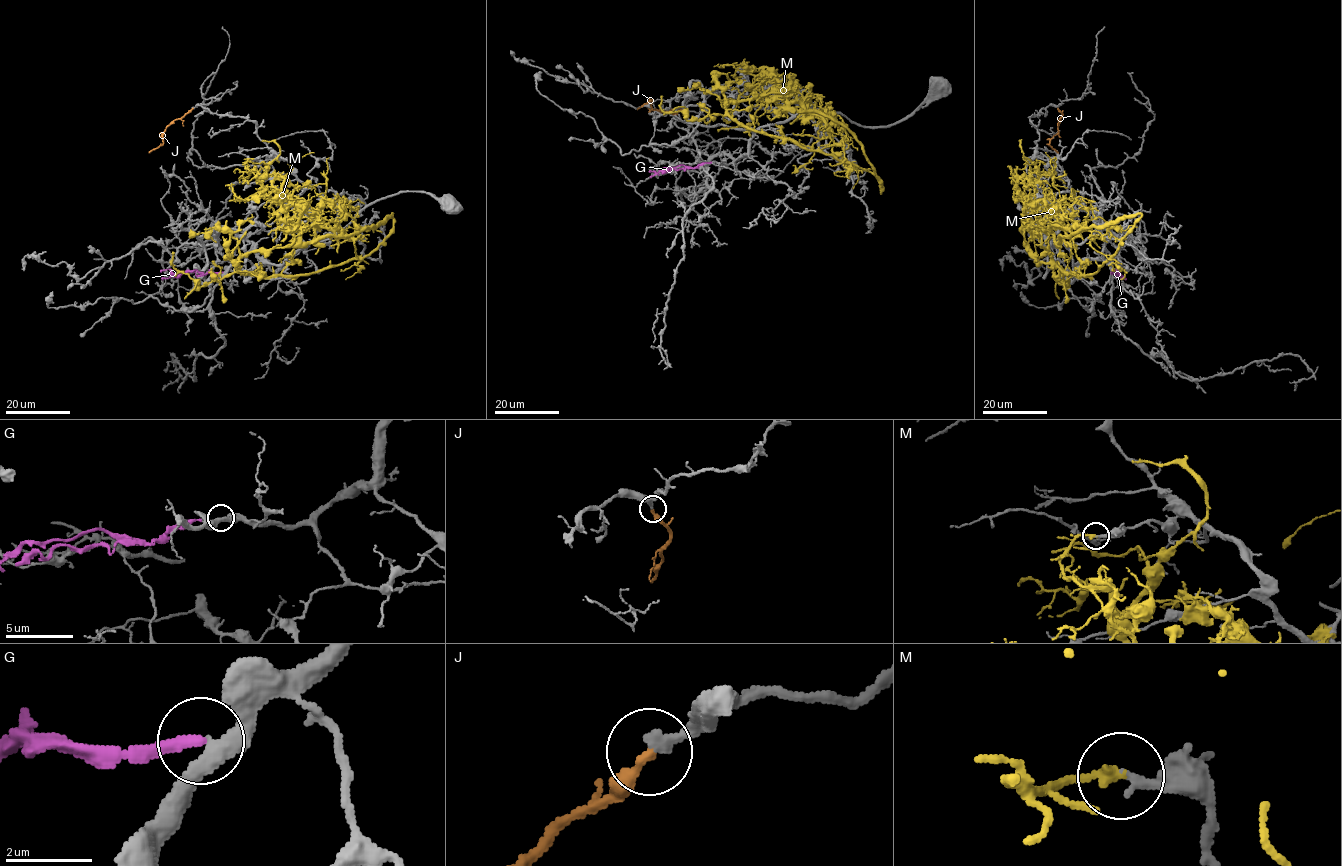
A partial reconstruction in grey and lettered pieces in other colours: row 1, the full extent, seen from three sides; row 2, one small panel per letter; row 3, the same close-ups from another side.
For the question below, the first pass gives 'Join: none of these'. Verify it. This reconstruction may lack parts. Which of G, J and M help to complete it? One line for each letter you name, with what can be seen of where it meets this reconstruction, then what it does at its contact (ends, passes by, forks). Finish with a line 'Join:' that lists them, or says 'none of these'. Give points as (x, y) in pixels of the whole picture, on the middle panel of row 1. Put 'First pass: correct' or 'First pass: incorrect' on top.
First pass: incorrect
J: contact (681, 109); it ends
Join: J

